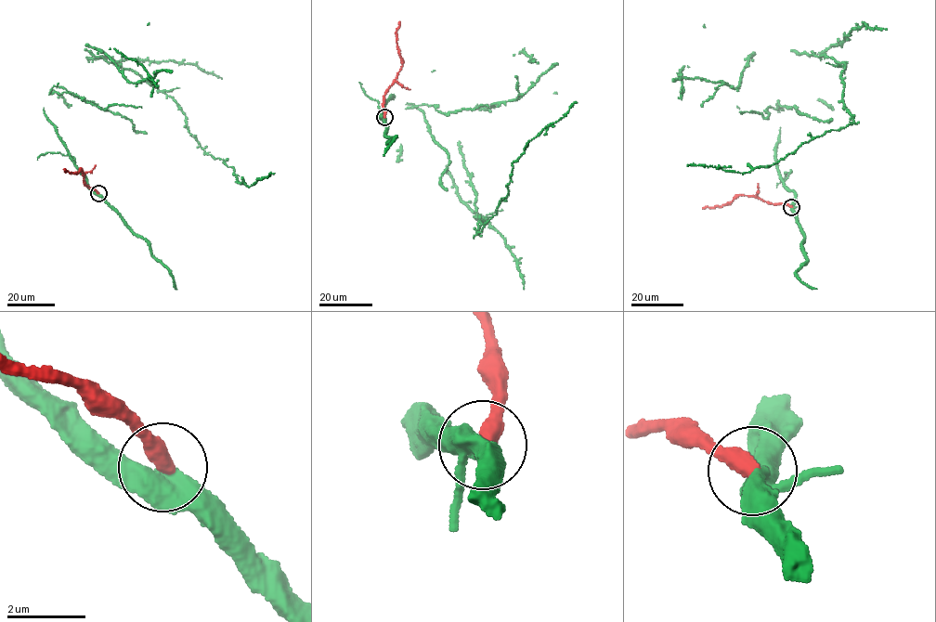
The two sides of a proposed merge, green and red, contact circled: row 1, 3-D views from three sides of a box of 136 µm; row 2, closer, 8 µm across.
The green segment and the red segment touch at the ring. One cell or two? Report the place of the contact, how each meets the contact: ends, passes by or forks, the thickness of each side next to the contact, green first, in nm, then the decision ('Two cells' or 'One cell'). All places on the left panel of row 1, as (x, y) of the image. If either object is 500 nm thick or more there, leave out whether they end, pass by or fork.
Place: (98, 193). At the ring green forks. At the ring red ends. Thickness 440 nm (green) against 460 nm. Two cells

